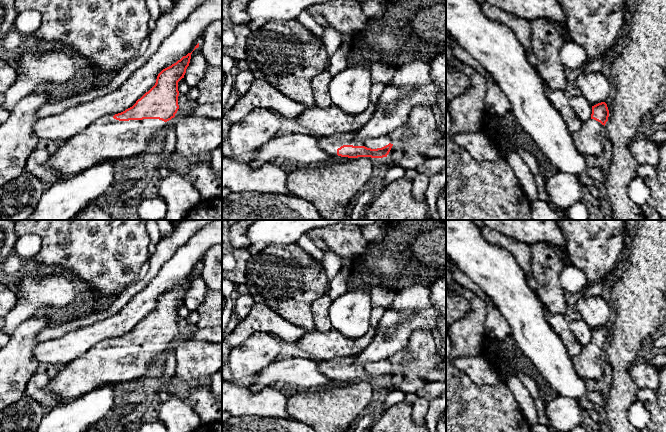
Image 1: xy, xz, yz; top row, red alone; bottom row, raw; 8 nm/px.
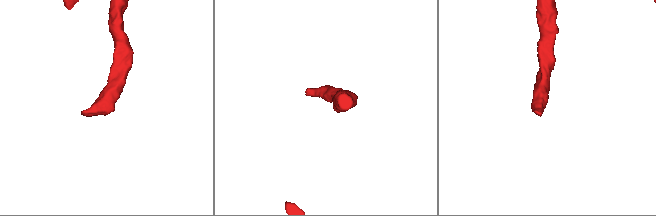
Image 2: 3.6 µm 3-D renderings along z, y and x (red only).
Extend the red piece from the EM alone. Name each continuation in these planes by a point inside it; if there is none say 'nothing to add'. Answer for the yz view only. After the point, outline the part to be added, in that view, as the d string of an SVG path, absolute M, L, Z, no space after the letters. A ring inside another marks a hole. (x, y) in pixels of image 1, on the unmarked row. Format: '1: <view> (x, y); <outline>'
1: yz (588, 364); M594 343L583 346L579 355L573 357L576 373L583 379L599 379L603 375L605 350Z

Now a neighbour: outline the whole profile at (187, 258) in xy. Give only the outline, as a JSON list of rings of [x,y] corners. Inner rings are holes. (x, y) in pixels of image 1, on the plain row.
[[[213,220],[206,226],[196,231],[191,238],[180,246],[174,255],[160,268],[151,282],[138,294],[132,297],[115,315],[92,325],[75,329],[66,335],[39,342],[33,357],[40,364],[66,364],[83,356],[97,343],[106,339],[114,340],[132,331],[138,323],[148,316],[156,307],[158,298],[165,292],[191,277],[200,266],[201,260],[207,251],[214,245],[222,245],[222,220]]]

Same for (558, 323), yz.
[[[544,307],[544,316],[551,328],[563,341],[568,353],[572,357],[579,355],[582,346],[576,339],[574,333],[571,331],[570,322],[565,319],[565,316],[560,314],[552,314],[546,307]]]

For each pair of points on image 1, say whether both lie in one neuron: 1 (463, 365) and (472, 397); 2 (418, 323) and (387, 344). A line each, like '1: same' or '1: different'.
1: different
2: same

